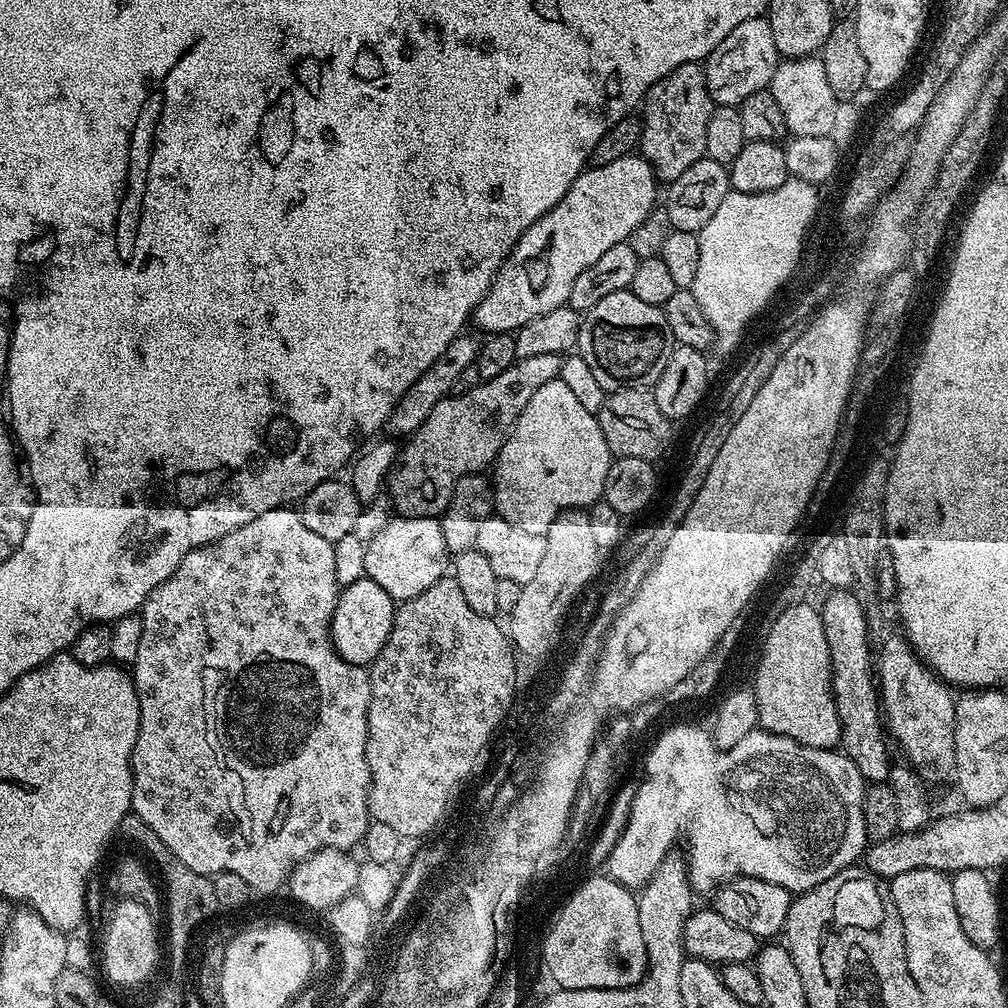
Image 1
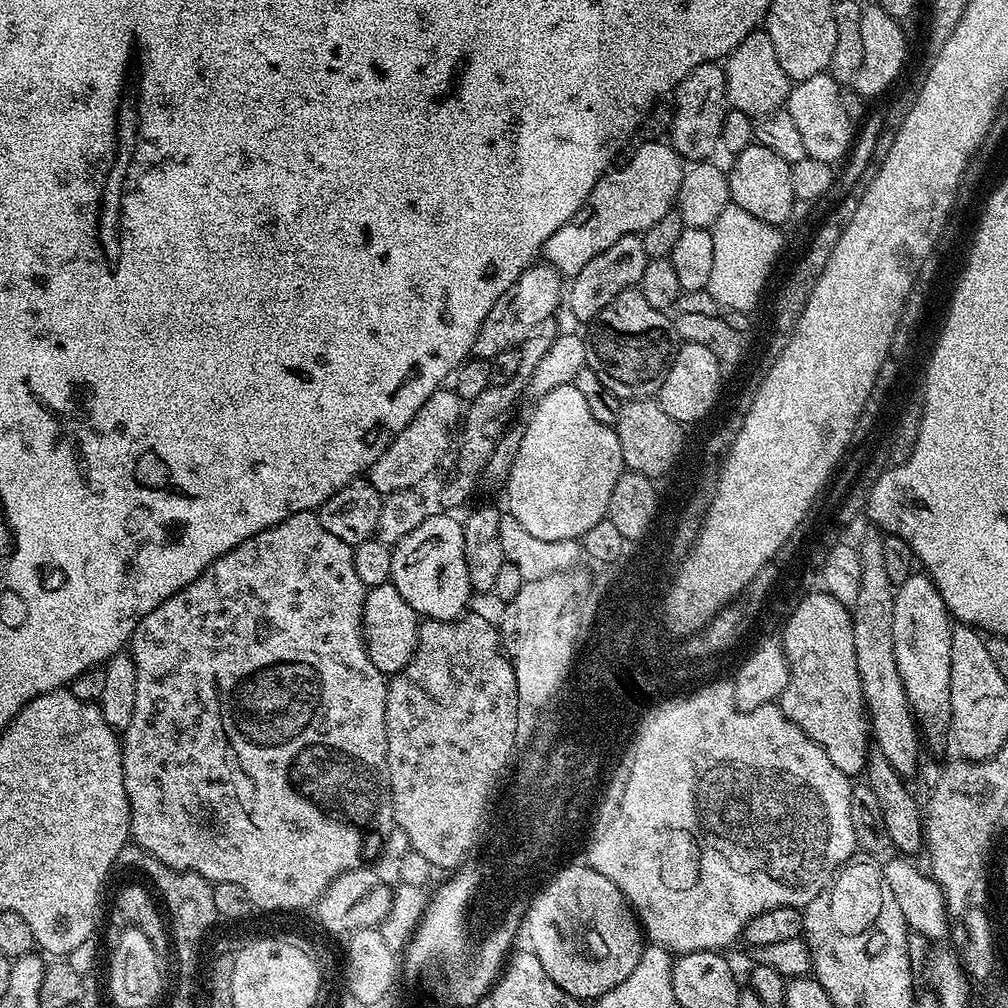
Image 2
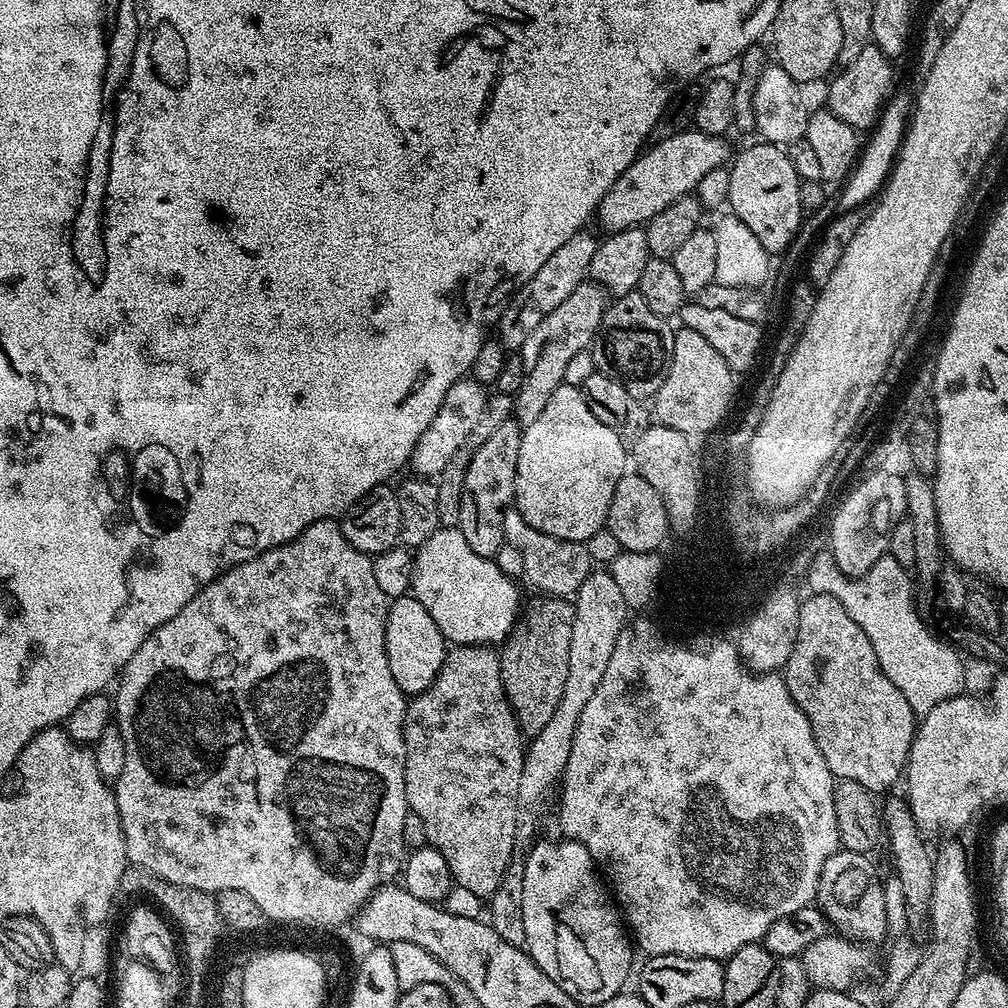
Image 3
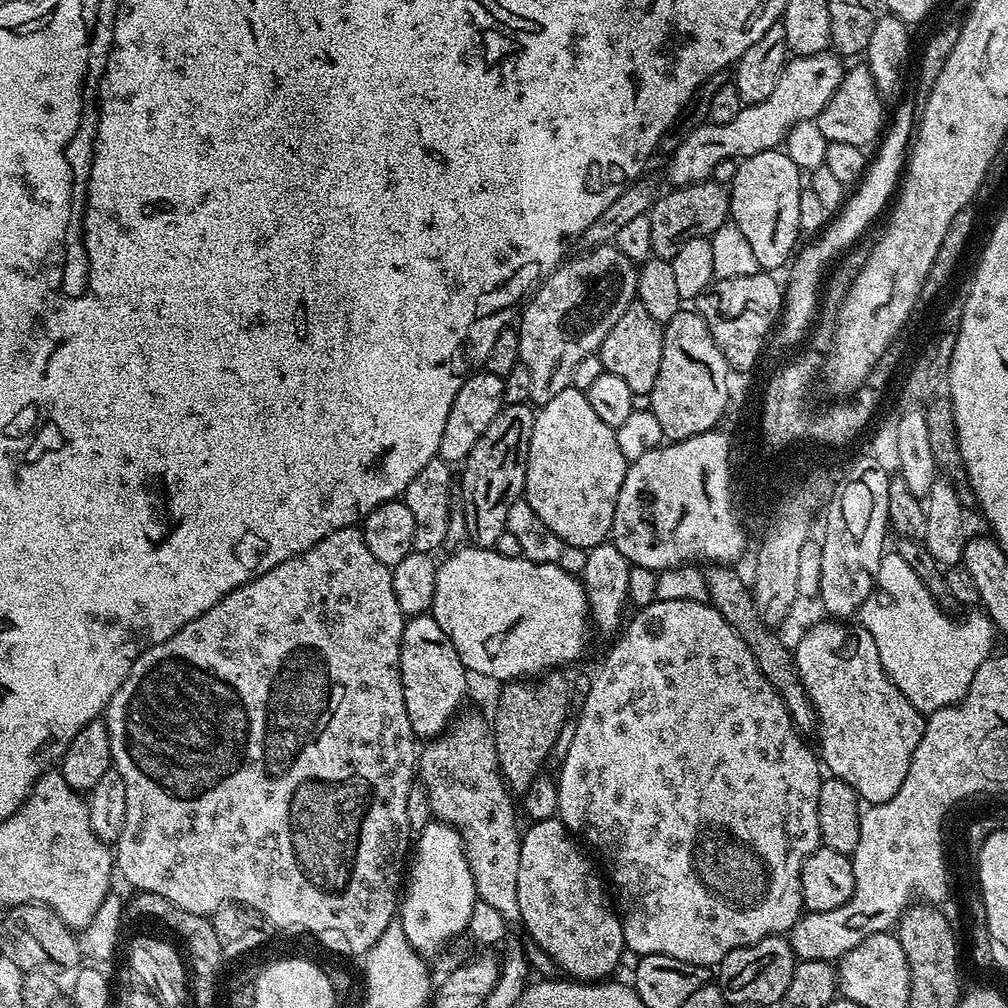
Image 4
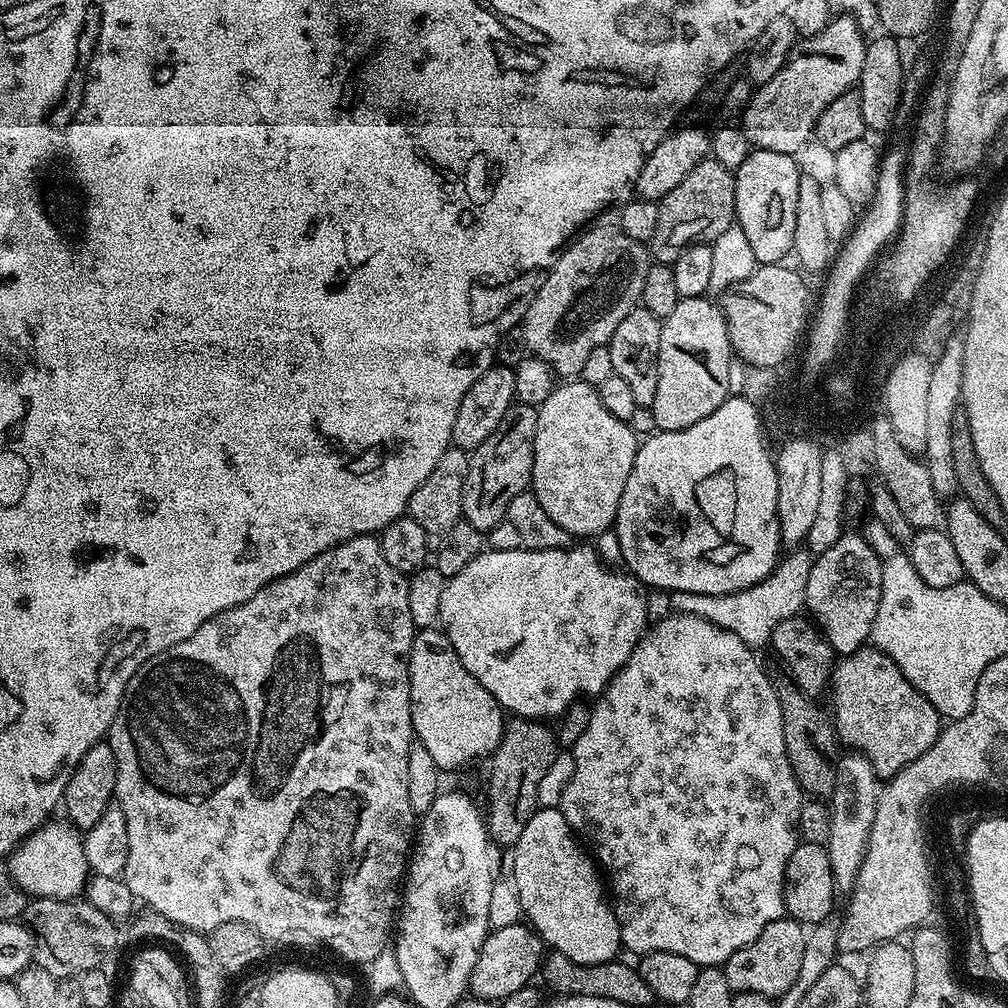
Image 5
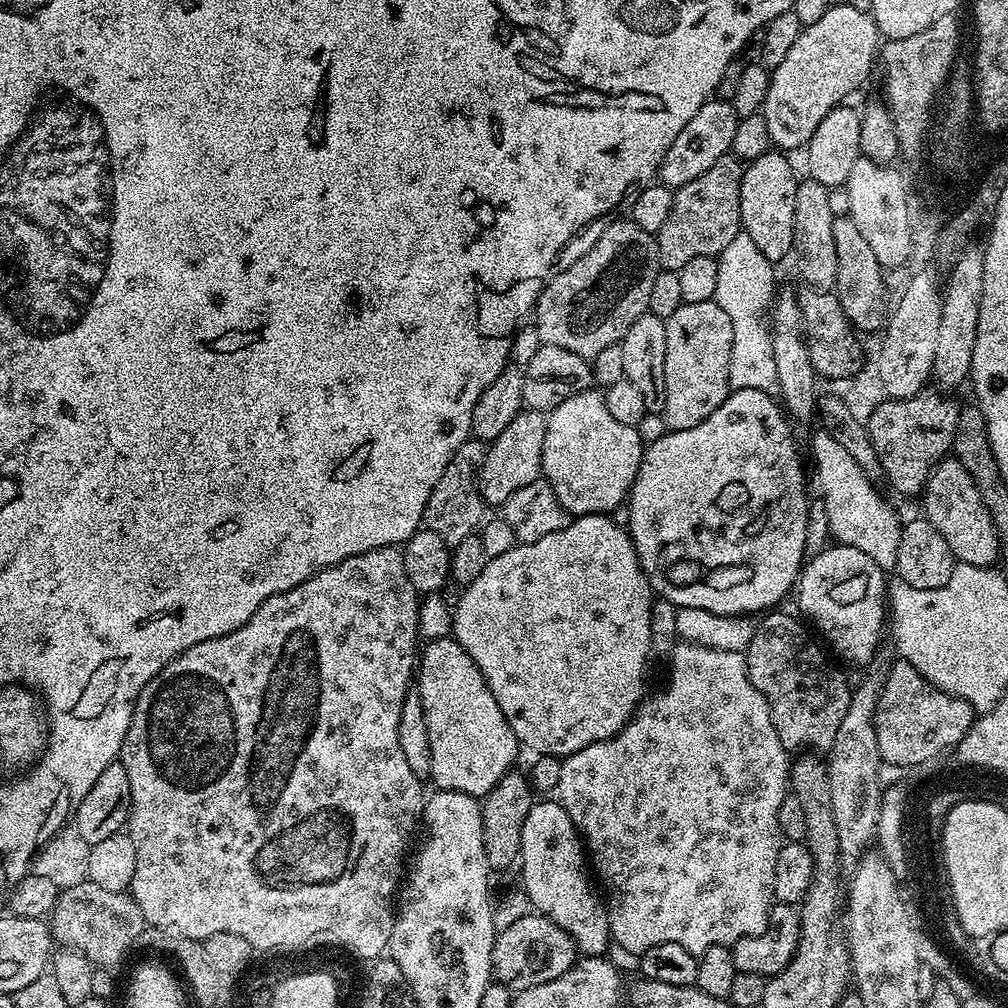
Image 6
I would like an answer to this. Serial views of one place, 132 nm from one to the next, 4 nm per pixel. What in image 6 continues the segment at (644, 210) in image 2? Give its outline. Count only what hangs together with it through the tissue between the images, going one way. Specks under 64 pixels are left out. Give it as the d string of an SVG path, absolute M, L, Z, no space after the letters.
M839 2L829 6L826 14L818 18L818 22L805 27L798 42L794 42L793 48L786 53L786 59L778 62L778 66L770 72L772 81L766 94L762 115L766 122L766 130L770 130L770 138L777 149L803 149L807 145L814 130L818 130L818 122L822 122L822 118L826 118L830 110L841 107L851 92L856 92L863 86L864 79L872 72L872 63L875 60L877 63L878 45L881 40L871 11L863 12L854 6L842 6Z

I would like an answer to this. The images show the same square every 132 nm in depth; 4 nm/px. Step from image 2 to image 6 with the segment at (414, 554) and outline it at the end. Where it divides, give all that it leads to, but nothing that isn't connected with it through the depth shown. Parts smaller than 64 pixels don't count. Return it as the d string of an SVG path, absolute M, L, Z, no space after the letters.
M608 514L577 516L565 528L554 530L554 534L546 534L546 538L538 538L538 542L517 544L516 547L506 550L506 554L491 557L478 578L462 588L460 601L454 604L451 635L460 643L462 650L466 650L470 658L474 658L474 666L478 666L486 686L490 686L490 694L494 694L494 702L498 702L506 722L510 722L510 730L514 730L517 741L523 747L525 744L530 751L541 752L544 756L563 758L594 742L602 742L618 734L632 719L646 692L644 667L647 666L648 655L652 652L654 593L638 562L638 554L634 550L634 542L628 535L627 527L620 525L619 528L612 519Z

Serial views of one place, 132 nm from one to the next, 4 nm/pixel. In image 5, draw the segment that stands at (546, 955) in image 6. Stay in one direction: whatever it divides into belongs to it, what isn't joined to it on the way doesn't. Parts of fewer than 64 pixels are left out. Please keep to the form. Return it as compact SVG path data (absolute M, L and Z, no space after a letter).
M519 922L501 929L492 928L482 942L478 962L470 974L468 983L471 995L479 999L503 1002L515 991L533 983L534 977L541 971L546 955L546 945L536 931L527 923Z

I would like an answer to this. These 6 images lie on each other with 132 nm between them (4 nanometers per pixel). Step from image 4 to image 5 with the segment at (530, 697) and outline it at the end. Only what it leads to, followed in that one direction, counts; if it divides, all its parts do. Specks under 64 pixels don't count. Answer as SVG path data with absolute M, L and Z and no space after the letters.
M512 718L505 723L502 742L490 757L492 769L488 772L488 808L486 804L486 823L488 838L493 845L508 844L514 846L518 838L522 838L522 830L526 822L536 813L540 796L540 783L548 776L552 763L556 760L556 736L551 732L549 725L535 720Z

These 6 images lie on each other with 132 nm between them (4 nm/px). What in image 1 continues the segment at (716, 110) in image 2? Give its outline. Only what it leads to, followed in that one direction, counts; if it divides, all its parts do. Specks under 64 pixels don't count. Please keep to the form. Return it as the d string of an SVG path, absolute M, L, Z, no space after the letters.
M699 63L678 66L673 72L666 74L666 78L662 78L658 82L654 82L654 86L650 86L650 90L644 95L642 101L639 151L644 159L650 162L650 166L656 171L656 175L661 181L677 180L685 170L690 170L690 166L694 166L694 162L705 159L706 126L710 123L713 107L712 95L708 92L704 70Z

